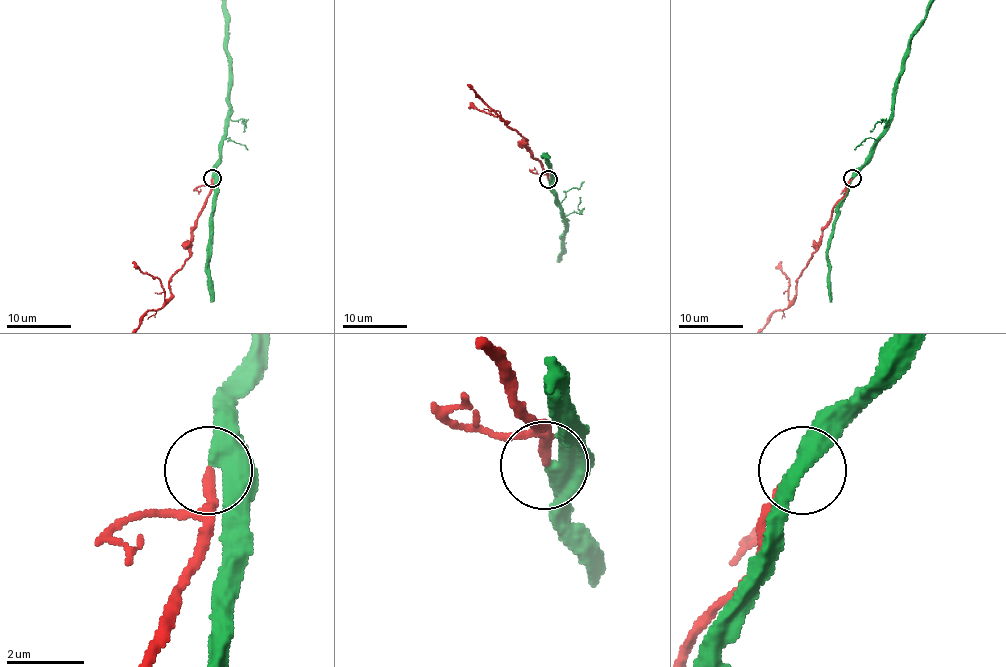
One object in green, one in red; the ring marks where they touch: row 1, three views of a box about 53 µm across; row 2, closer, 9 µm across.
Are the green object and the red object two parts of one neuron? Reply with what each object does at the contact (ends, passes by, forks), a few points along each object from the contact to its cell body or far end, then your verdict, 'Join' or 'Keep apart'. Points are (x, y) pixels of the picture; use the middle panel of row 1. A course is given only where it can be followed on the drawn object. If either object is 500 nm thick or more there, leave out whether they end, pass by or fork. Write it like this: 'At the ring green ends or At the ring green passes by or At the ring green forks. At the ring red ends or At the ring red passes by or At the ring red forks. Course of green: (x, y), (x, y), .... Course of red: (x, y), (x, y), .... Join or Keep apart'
At the ring green passes by. At the ring red ends. Keep apart

